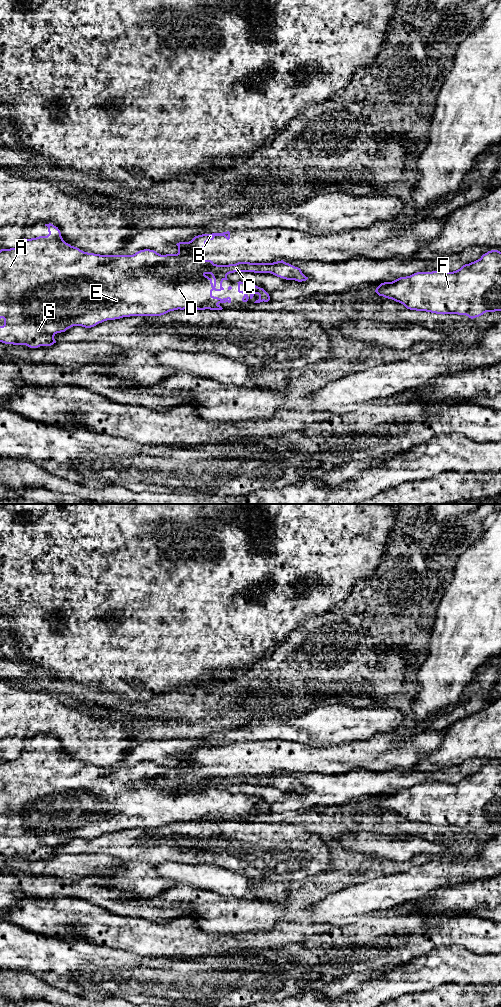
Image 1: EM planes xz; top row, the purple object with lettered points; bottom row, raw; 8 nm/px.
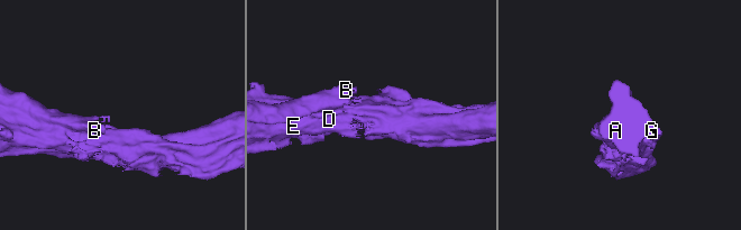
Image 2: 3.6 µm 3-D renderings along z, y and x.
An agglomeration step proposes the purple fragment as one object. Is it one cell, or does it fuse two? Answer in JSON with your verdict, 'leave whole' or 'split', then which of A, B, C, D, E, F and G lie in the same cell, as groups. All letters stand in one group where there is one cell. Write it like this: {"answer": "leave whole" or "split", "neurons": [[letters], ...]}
{"answer": "split", "neurons": [["A", "C", "D", "E", "F", "G"], ["B"]]}

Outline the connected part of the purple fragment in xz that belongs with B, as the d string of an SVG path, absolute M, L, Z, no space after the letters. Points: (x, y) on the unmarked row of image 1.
M230 744L202 746L195 748L189 754L179 754L177 766L166 766L166 775L155 780L150 780L150 784L160 786L187 785L191 783L202 783L208 776L213 776L211 772L202 771L202 761L206 759L208 752L213 752L215 748L224 748L230 751Z

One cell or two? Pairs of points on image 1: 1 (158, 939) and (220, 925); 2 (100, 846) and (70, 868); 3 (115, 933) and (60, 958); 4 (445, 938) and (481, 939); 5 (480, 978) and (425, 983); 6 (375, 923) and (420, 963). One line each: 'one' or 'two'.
1: two
2: two
3: two
4: one
5: one
6: two

